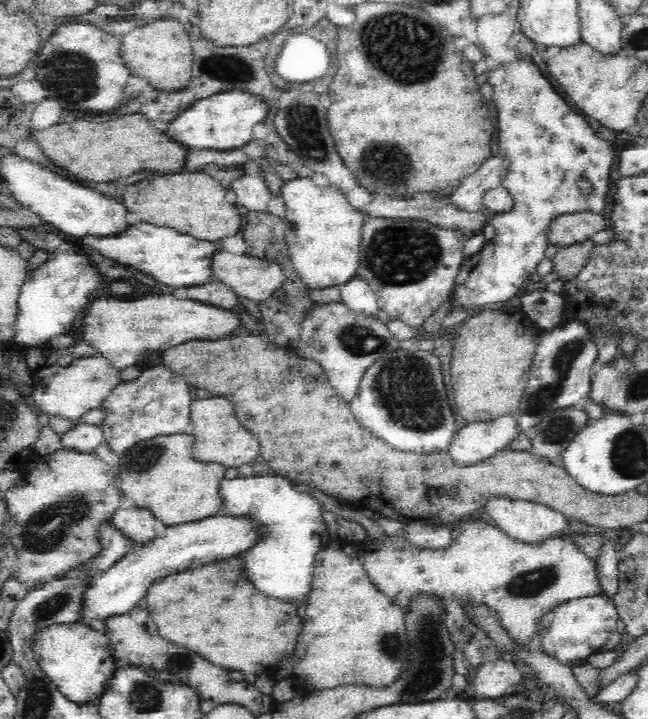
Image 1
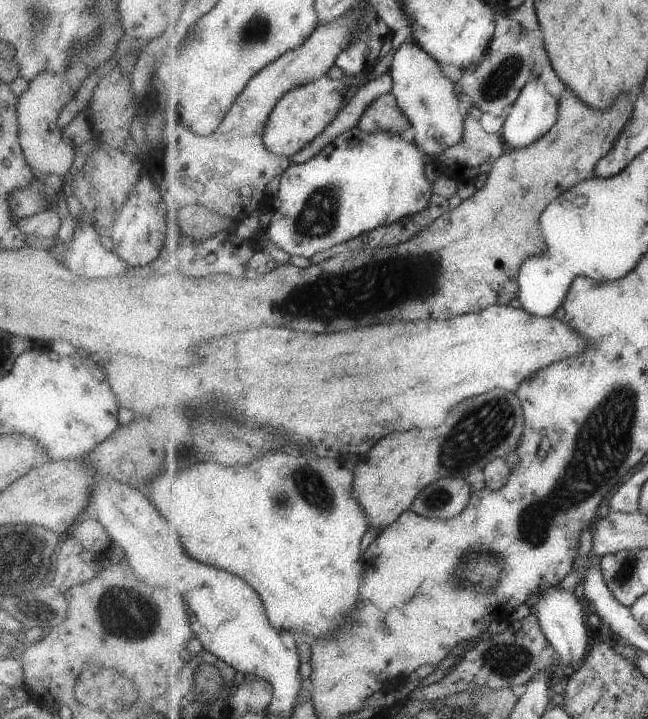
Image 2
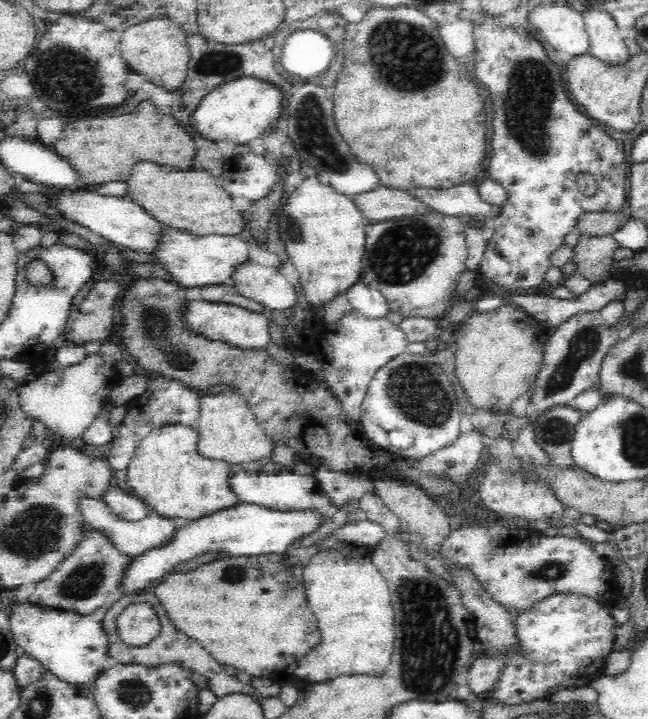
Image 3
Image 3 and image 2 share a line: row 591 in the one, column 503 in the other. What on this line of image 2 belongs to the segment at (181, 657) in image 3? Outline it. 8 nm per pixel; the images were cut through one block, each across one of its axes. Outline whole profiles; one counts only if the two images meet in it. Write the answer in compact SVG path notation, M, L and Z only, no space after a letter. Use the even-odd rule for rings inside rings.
M470 111L468 115L463 126L465 138L463 138L459 144L447 148L445 152L439 154L439 156L434 159L438 174L452 177L459 183L476 180L480 174L489 174L494 162L509 150L501 132L498 134L485 132L485 128L483 128L481 122L479 122L479 116Z

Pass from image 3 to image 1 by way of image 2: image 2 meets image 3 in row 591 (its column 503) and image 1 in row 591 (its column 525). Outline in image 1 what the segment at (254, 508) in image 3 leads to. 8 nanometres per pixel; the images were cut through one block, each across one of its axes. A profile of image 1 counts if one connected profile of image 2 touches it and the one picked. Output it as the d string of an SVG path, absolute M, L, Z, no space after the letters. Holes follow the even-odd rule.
M221 511L196 522L168 526L165 532L163 538L155 536L130 550L108 570L93 578L85 592L85 608L80 622L90 626L94 620L106 620L112 614L126 614L147 595L147 590L158 579L250 552L258 541L261 543L269 535L269 526L245 512L228 514Z

